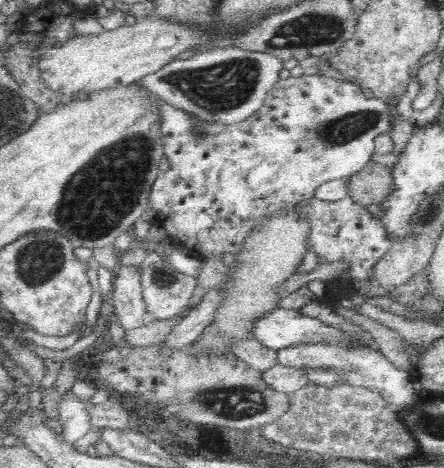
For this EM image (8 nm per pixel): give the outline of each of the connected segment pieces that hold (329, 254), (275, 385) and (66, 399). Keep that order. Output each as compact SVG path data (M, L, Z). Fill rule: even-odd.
M312 196L312 198L308 200L297 203L295 208L296 210L302 210L304 213L306 213L308 215L308 221L312 223L312 232L308 238L308 250L319 256L319 264L346 259L346 261L352 265L352 270L350 270L346 276L332 278L332 280L326 284L328 291L326 296L328 297L328 300L319 299L321 302L335 301L335 299L345 298L340 297L333 291L333 289L330 289L336 279L355 283L358 282L358 280L372 280L372 278L374 278L372 274L372 266L374 266L374 264L376 264L393 245L391 234L388 233L388 229L384 227L382 219L376 218L376 216L374 216L374 214L372 214L372 212L370 212L366 206L358 204L350 197L339 201L325 201Z
M278 364L264 372L262 378L273 390L288 396L311 385L306 367L292 367Z
M67 393L58 404L60 413L59 424L63 426L61 436L70 443L78 442L82 436L88 434L94 426L86 412L86 402L78 399L73 393Z

